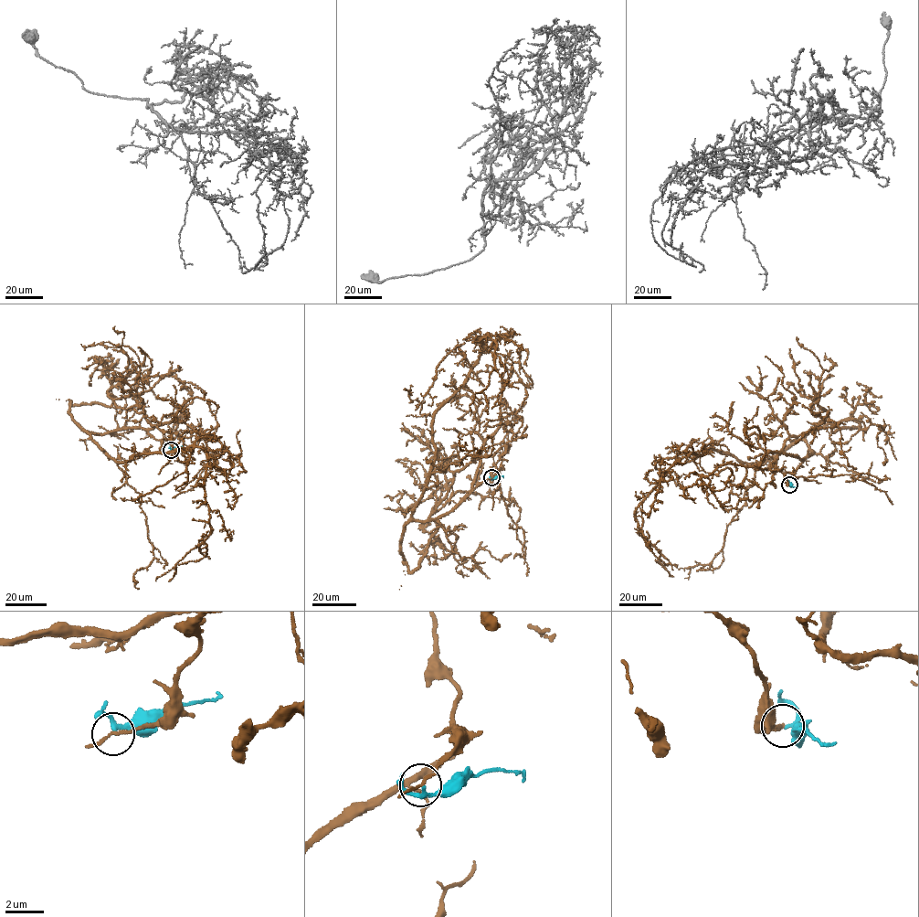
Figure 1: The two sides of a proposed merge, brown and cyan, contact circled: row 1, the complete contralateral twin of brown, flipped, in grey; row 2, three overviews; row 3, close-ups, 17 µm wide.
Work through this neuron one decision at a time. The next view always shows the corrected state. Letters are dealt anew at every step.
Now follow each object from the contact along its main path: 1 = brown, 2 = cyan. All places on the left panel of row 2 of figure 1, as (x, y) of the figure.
1: (171, 450), (177, 431), (205, 433), (172, 420), (89, 432), (121, 463), (205, 453), (210, 533), (155, 580)
2: (171, 450), (182, 445)

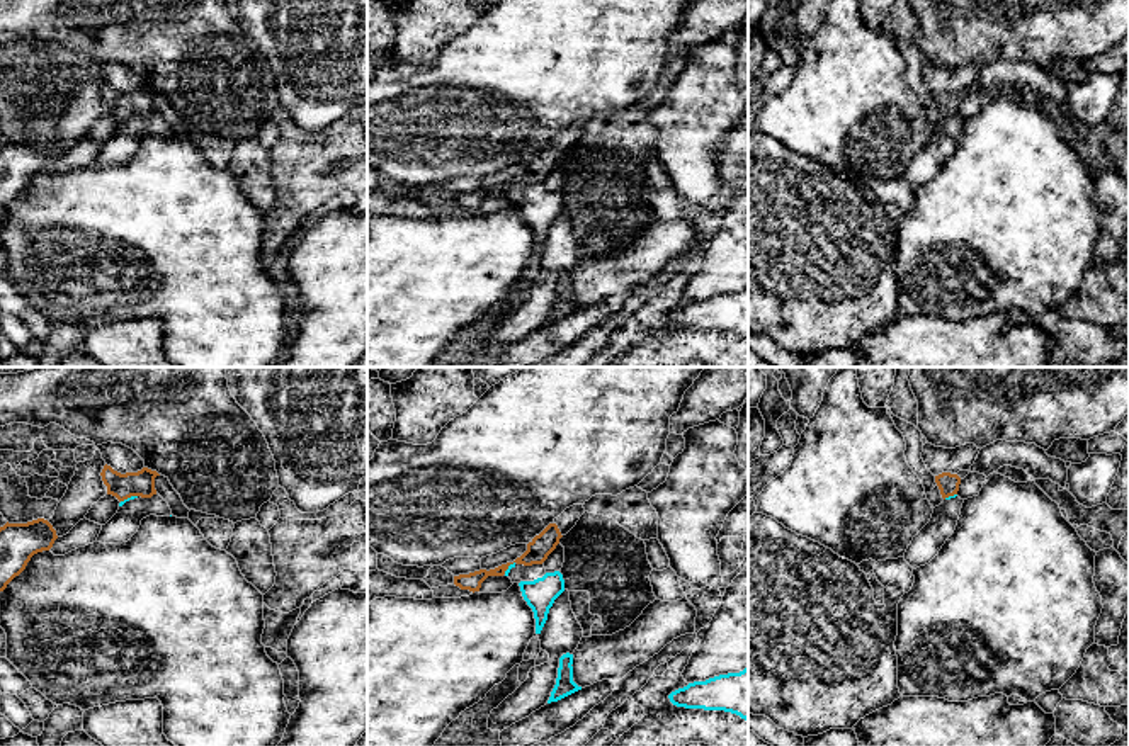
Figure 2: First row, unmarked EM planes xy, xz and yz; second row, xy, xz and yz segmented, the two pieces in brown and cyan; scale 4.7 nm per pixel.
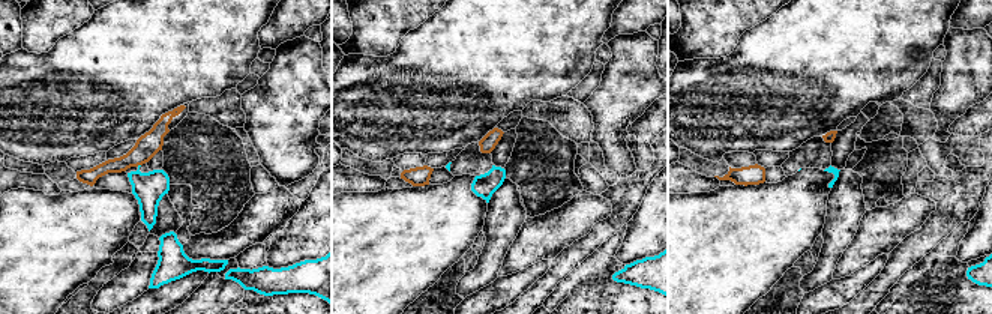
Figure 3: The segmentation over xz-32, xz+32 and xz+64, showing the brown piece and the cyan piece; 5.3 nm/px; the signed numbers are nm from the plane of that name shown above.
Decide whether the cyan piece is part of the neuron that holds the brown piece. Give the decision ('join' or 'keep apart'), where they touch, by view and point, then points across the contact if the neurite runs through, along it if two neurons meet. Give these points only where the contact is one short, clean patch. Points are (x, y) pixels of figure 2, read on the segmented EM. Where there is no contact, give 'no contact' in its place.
keep apart | xy (128, 497) | along xy (136, 495), (121, 502)

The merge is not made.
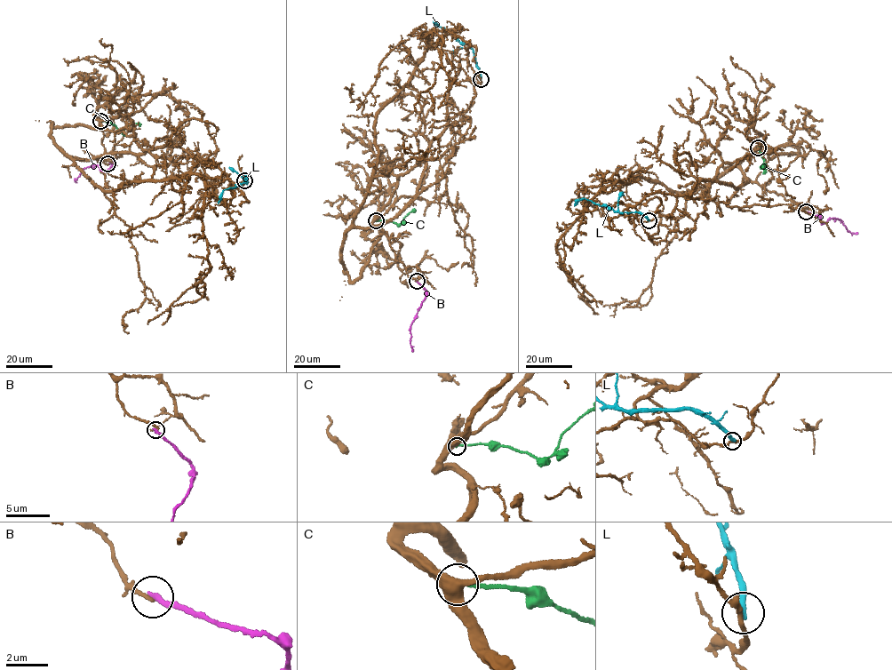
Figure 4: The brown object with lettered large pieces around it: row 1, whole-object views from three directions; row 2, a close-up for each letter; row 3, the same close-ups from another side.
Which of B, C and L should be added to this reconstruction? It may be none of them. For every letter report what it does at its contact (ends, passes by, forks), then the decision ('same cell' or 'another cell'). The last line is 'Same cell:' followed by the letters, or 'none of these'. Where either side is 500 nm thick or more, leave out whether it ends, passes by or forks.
B: it ends | another cell
C: it ends | another cell
L: it ends | another cell
Same cell: none of these

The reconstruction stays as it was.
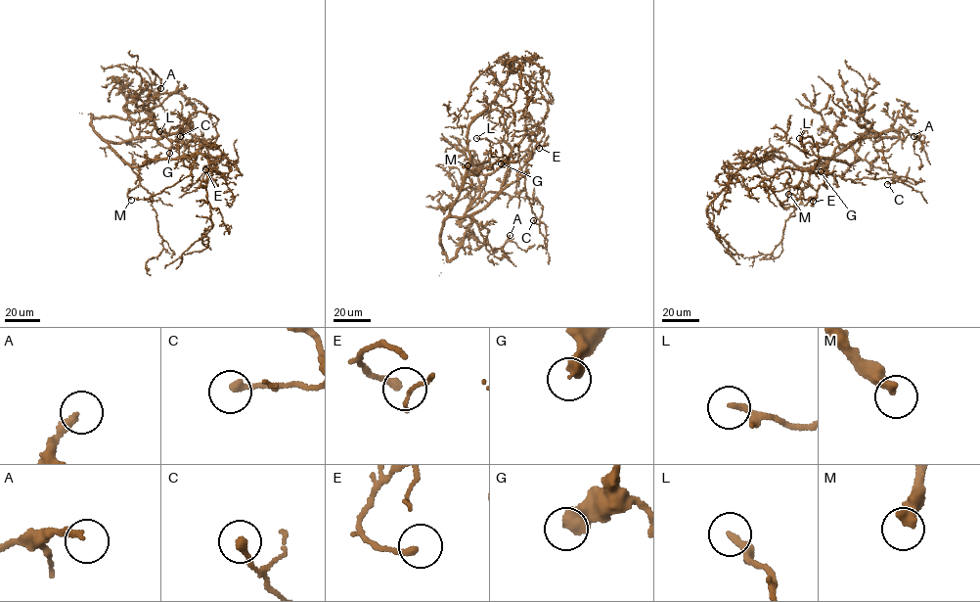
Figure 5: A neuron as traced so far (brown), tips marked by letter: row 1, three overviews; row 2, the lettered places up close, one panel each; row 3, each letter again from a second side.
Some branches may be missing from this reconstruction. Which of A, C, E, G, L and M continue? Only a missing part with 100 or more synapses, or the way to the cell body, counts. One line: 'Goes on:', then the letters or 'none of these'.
Goes on: none of these

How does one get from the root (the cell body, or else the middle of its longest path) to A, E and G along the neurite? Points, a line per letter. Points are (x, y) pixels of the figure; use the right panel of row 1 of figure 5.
A: (824, 162), (871, 134), (892, 130), (898, 137), (874, 139), (884, 131), (903, 127), (913, 136)
E: (824, 162), (849, 148), (859, 160), (849, 164), (822, 159), (803, 170), (799, 188), (804, 200), (813, 201)
G: (824, 162), (849, 148), (859, 160), (849, 164), (821, 159), (811, 171), (824, 171), (827, 163), (821, 171)

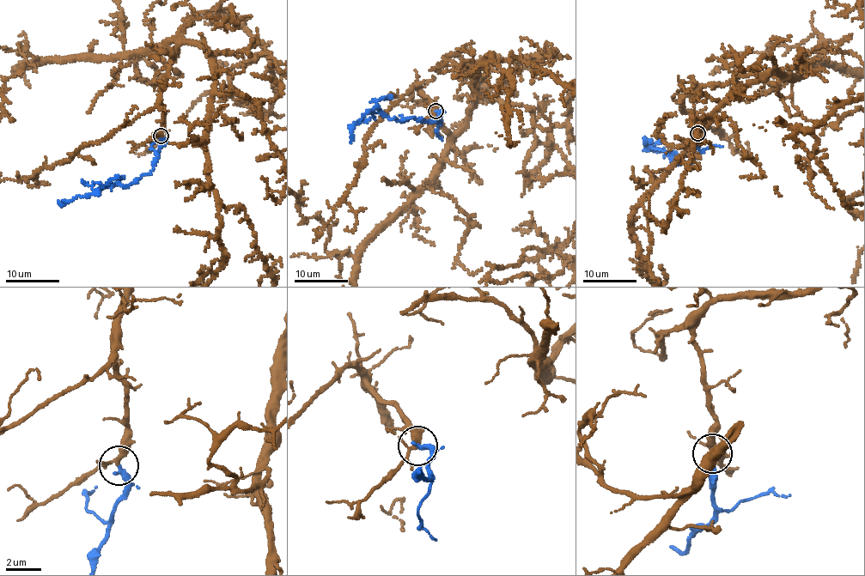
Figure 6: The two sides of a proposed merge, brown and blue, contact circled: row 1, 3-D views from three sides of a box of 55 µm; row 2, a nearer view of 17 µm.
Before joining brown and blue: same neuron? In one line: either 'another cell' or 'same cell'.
same cell

